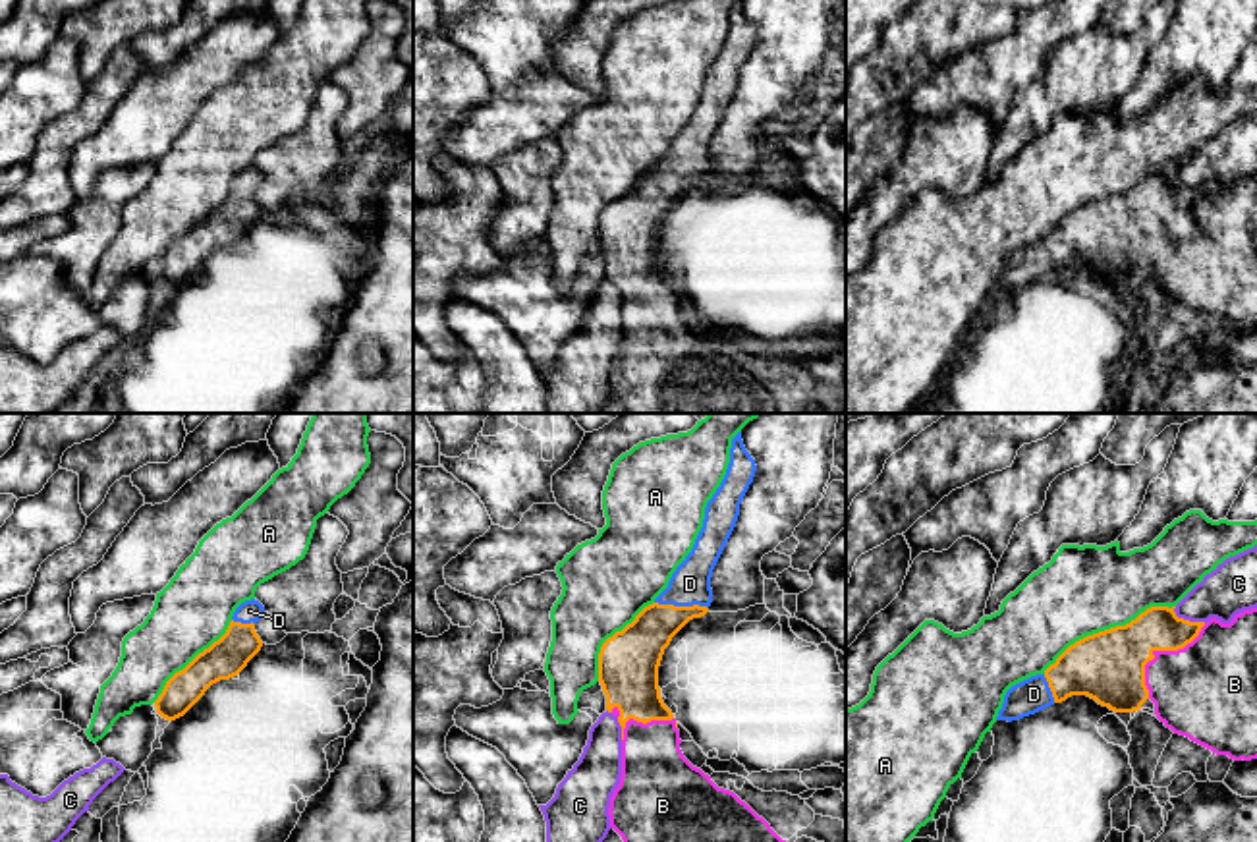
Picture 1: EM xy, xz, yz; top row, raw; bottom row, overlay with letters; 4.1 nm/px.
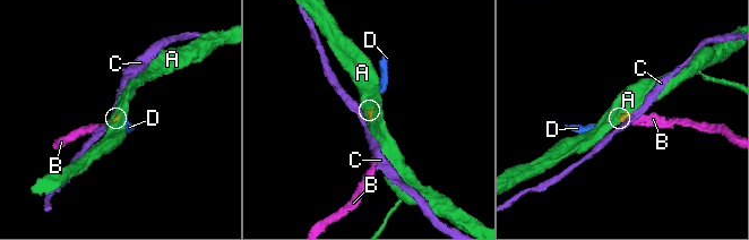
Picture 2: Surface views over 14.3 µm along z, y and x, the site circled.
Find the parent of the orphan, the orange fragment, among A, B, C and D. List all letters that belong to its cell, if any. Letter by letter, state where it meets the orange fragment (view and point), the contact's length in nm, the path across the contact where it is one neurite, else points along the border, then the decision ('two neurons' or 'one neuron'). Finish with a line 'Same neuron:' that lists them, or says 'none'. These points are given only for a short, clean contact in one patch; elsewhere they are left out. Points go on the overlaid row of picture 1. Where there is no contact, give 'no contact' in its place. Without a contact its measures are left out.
A: yz (1111, 628) | 600 nm | two neurons
B: yz (1157, 649) | 400 nm | one neuron
C: yz (1188, 620) | 160 nm | two neurons
D: xz (682, 607) | 220 nm | one neuron
Same neuron: B, D

